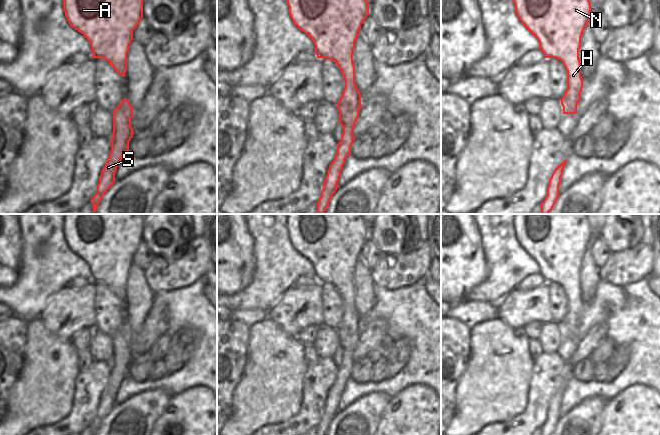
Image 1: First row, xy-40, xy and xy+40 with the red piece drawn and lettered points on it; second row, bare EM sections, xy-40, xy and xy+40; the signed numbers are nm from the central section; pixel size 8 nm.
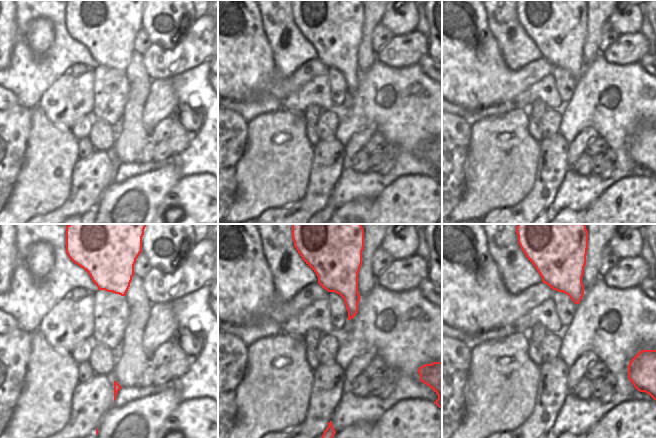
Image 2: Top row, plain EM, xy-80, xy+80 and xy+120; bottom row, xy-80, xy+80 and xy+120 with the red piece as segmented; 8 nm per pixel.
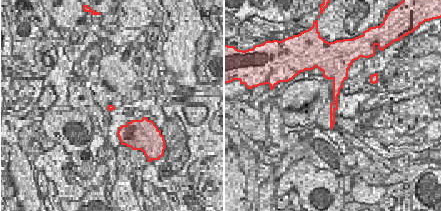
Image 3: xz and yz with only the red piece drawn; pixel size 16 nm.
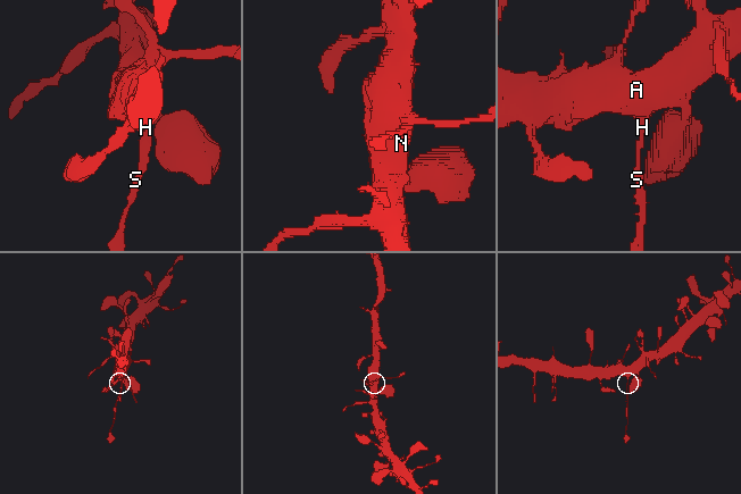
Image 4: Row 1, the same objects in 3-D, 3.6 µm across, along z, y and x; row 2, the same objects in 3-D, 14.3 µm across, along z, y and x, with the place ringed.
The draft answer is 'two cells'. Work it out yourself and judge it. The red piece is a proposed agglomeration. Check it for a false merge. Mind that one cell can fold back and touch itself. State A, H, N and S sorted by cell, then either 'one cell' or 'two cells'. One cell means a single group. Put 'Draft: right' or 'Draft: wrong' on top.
Draft: right
A H N / S; two cells

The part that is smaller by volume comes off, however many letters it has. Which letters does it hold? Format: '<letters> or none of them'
S

